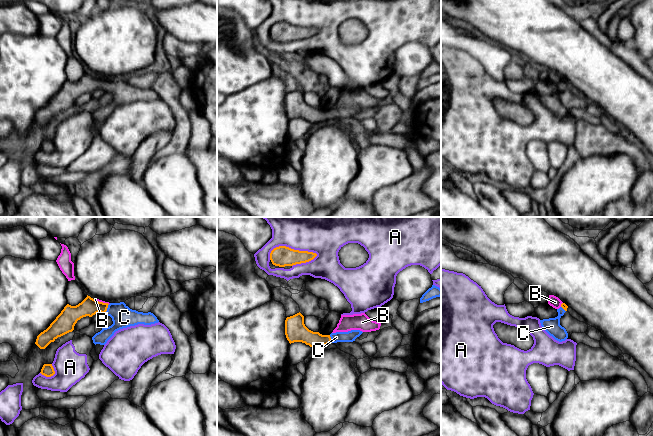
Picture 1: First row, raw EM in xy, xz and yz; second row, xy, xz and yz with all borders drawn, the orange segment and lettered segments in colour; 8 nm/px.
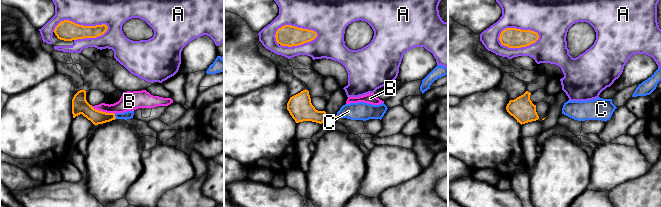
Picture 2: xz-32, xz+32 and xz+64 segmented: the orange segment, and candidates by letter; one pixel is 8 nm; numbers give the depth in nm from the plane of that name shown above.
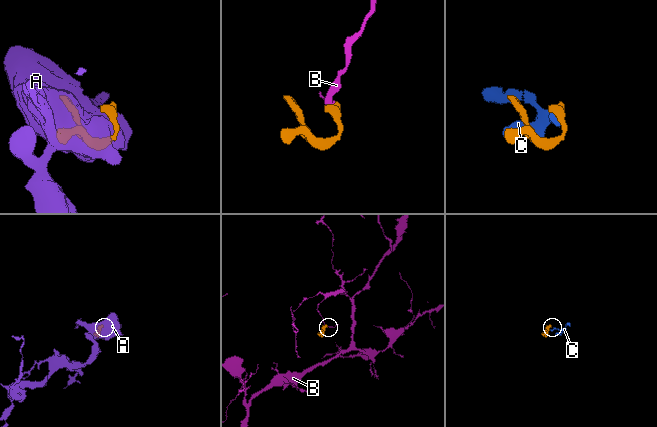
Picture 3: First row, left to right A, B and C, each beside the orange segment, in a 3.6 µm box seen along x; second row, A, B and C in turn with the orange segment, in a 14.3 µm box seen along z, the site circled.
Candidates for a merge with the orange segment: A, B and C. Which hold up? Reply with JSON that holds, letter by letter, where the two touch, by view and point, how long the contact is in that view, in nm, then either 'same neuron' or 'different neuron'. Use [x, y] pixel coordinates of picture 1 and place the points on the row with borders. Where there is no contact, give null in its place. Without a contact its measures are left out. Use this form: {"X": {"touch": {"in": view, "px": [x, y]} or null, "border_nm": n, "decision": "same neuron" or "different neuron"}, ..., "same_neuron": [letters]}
{"A": {"touch": {"in": "xz", "px": [290, 248]}, "border_nm": 400, "decision": "different neuron"}, "B": {"touch": {"in": "xy", "px": [101, 302]}, "border_nm": 130, "decision": "different neuron"}, "C": {"touch": {"in": "xy", "px": [106, 309]}, "border_nm": 90, "decision": "same neuron"}, "same_neuron": ["C"]}

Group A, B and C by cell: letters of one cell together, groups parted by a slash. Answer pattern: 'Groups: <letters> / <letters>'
Groups: A / B / C

